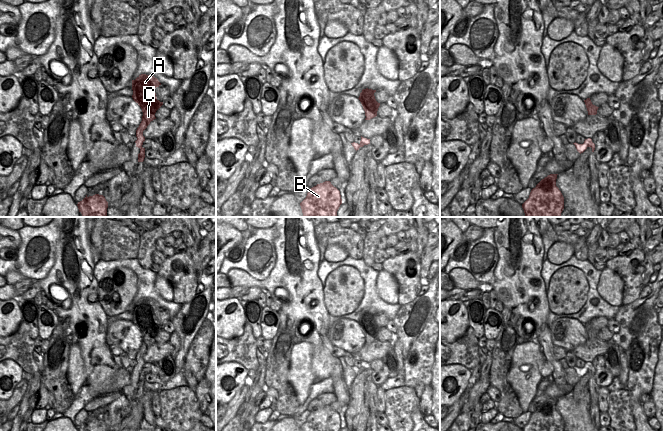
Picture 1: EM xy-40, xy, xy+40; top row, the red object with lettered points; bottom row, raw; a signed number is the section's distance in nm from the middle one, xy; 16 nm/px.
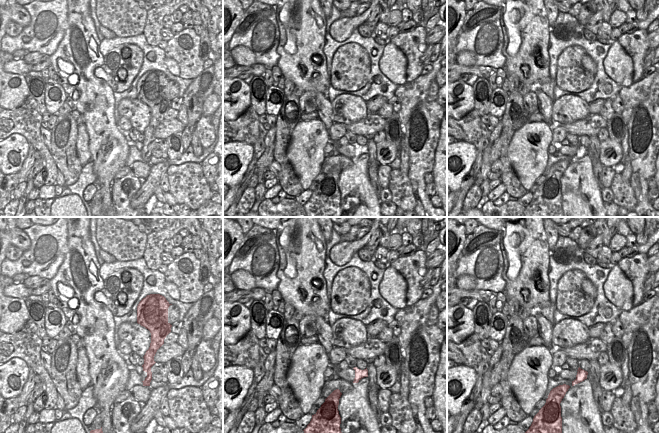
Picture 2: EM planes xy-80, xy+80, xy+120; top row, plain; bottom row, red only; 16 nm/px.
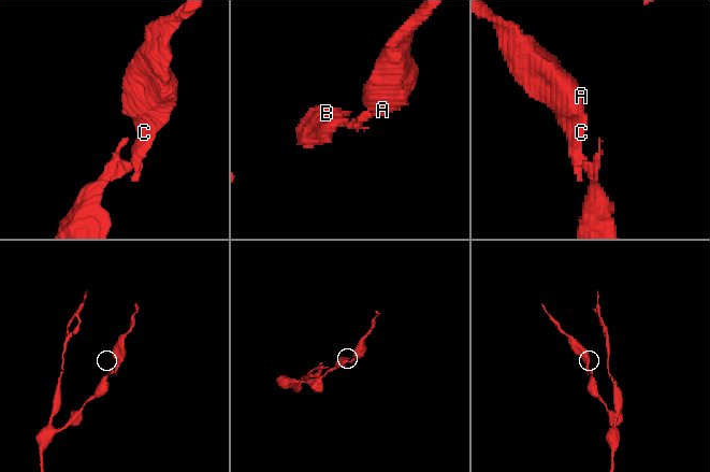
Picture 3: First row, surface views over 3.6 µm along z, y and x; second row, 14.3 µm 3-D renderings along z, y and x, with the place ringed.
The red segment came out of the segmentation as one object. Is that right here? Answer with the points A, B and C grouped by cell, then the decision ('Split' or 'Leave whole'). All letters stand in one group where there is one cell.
Groups: A C / B. Split

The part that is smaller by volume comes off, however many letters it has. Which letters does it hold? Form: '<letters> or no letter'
A, C

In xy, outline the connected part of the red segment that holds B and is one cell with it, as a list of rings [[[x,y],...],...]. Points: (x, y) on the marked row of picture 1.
[[[325,181],[310,188],[300,206],[303,217],[337,217],[341,204],[340,191],[330,181]]]

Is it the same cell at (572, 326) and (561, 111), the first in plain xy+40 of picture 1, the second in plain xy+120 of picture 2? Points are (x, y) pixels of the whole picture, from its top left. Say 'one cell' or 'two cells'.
one cell

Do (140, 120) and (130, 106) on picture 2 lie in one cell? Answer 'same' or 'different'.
same

